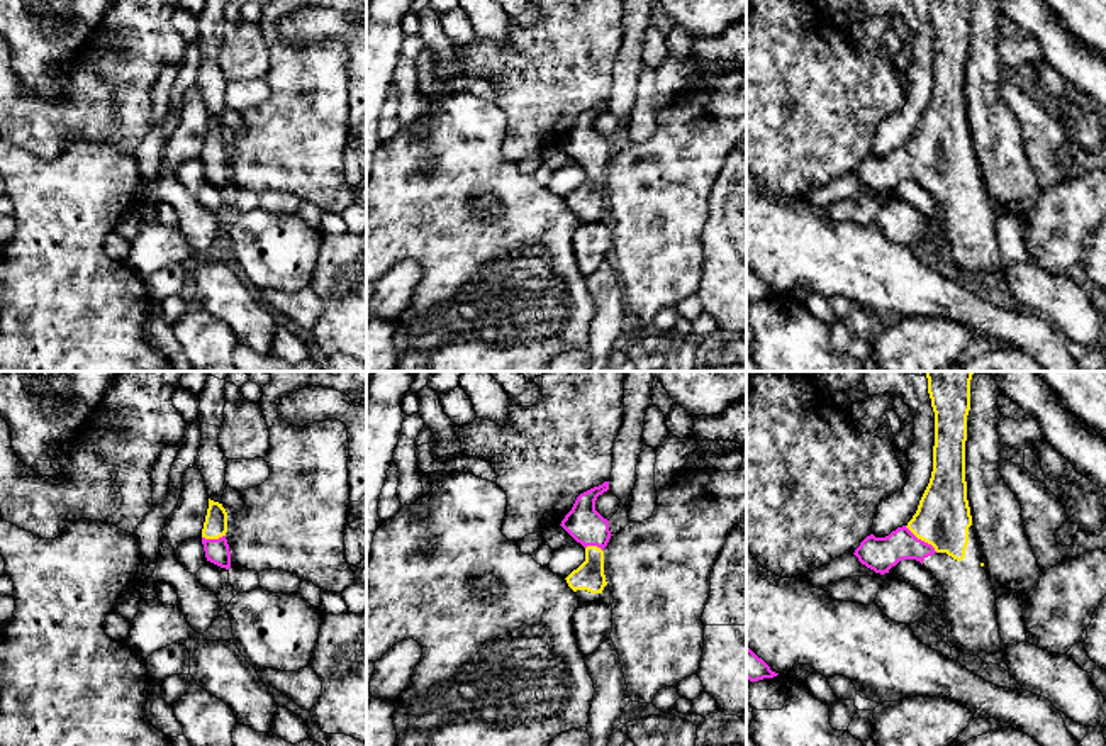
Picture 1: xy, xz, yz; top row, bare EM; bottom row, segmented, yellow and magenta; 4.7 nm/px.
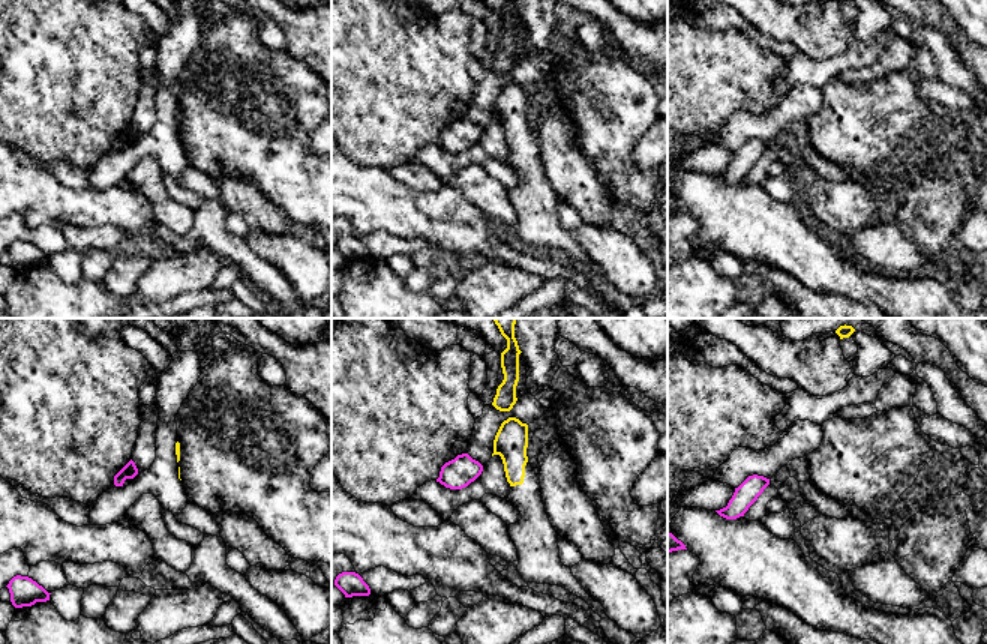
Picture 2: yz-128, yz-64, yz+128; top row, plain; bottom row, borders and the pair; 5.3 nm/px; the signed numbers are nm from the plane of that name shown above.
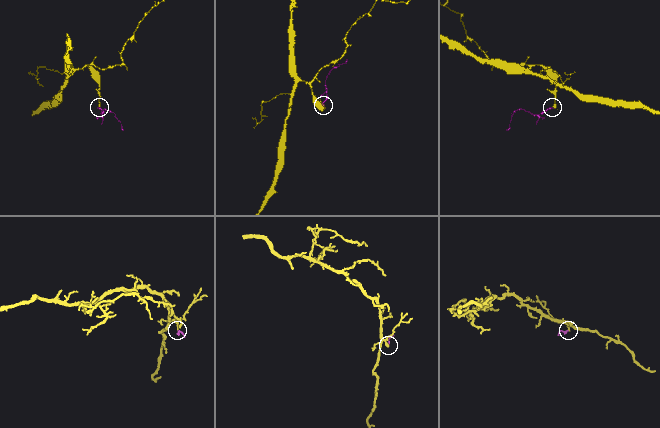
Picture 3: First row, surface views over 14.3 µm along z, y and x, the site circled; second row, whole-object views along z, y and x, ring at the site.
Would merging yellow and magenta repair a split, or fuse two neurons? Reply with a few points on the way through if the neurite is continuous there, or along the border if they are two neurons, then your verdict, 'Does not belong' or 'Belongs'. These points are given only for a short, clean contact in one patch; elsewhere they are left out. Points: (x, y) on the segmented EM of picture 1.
Path across: yz (942, 519), (921, 540), (877, 553). Belongs

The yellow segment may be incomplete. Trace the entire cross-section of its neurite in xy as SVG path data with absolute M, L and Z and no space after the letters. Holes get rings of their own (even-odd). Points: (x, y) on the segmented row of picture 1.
M209 498L209 509L202 529L202 544L207 561L229 570L231 551L226 539L227 532L227 512L222 504Z

